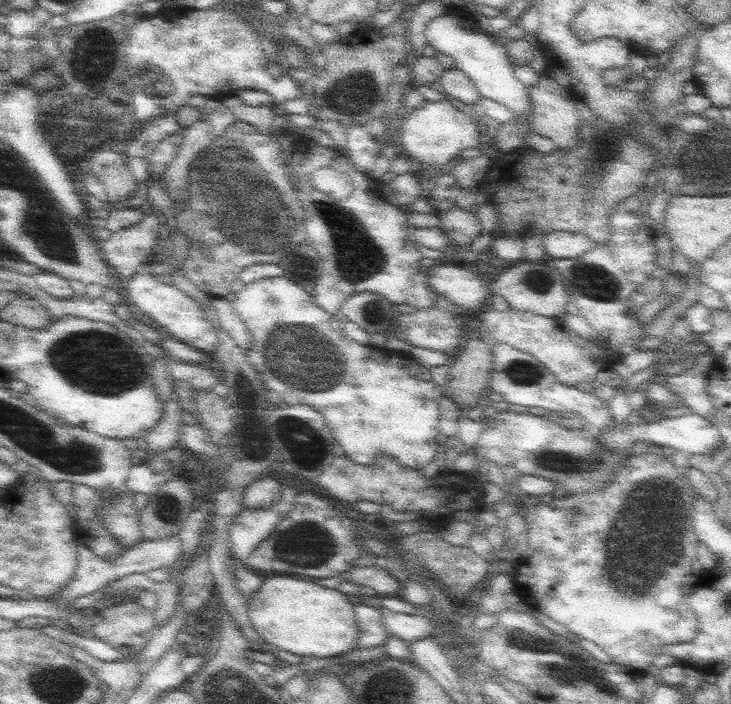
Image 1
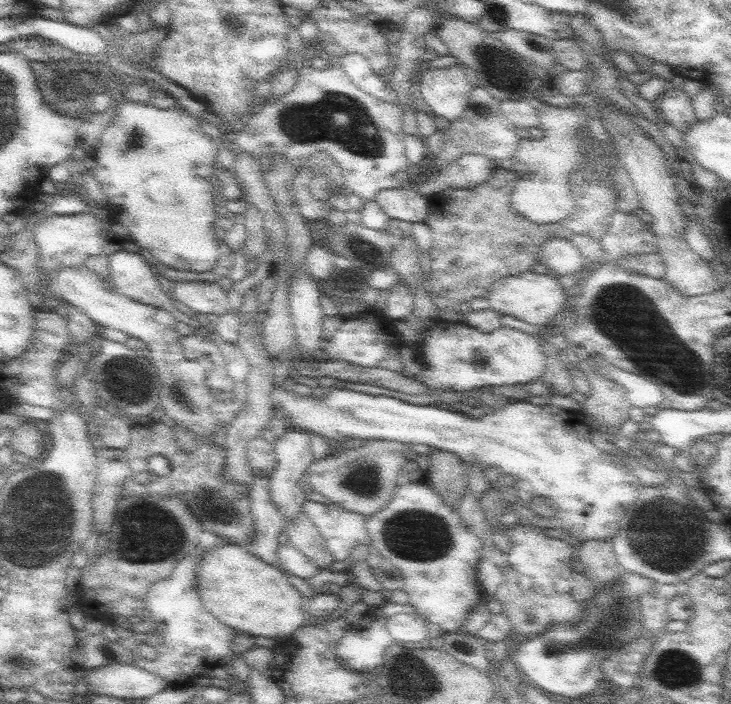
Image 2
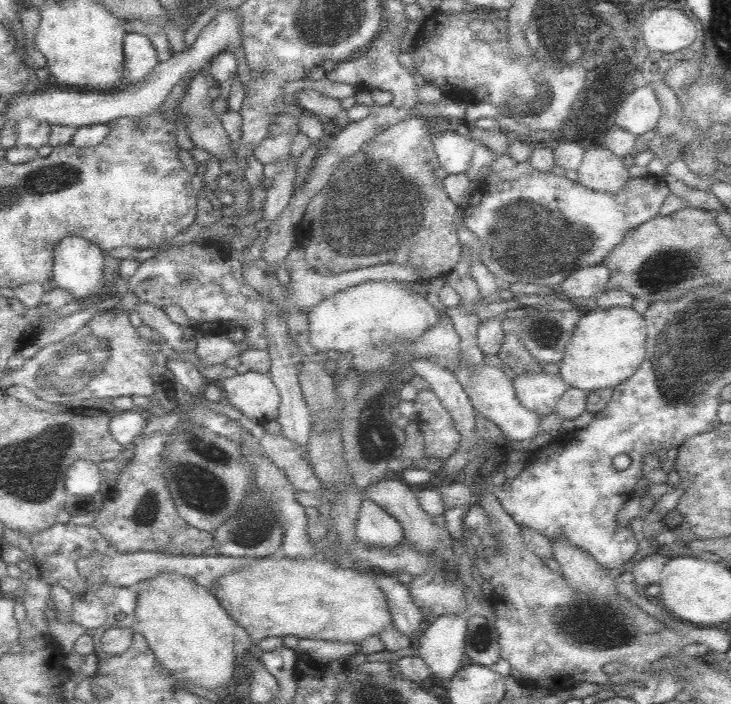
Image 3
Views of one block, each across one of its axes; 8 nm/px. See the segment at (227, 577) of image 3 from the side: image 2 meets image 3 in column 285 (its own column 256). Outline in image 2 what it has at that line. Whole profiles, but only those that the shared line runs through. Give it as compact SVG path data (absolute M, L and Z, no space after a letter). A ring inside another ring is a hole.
M225 544L212 548L200 560L198 594L204 606L220 622L250 636L275 640L290 637L306 623L302 593L290 582L282 569L267 564L241 545Z

